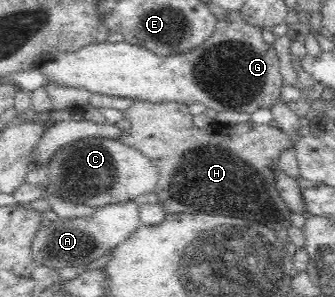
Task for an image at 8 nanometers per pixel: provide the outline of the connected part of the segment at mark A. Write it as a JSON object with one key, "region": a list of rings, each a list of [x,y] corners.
{"region":[[[136,201],[110,203],[96,207],[93,209],[92,216],[89,217],[75,219],[58,217],[56,220],[51,220],[50,224],[40,224],[32,241],[31,257],[34,262],[48,266],[50,269],[88,265],[130,238],[140,223]]]}

